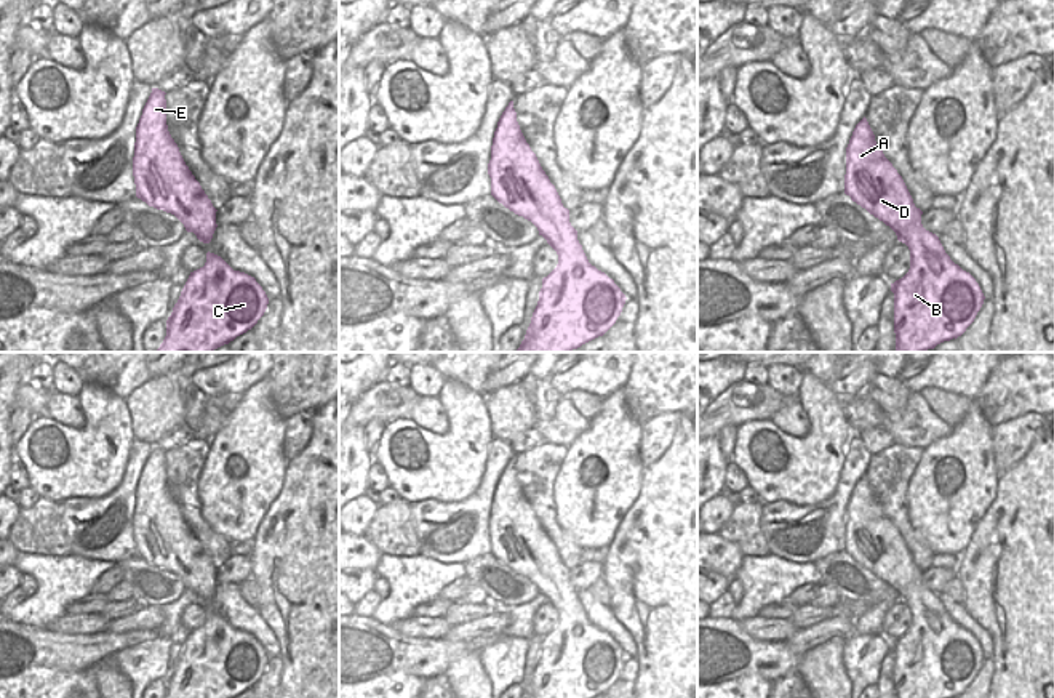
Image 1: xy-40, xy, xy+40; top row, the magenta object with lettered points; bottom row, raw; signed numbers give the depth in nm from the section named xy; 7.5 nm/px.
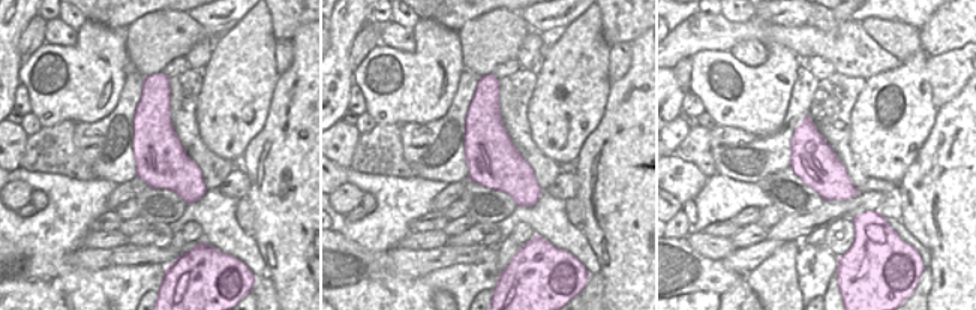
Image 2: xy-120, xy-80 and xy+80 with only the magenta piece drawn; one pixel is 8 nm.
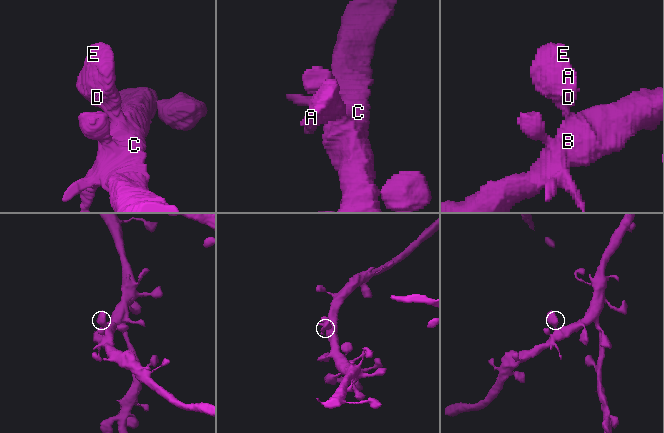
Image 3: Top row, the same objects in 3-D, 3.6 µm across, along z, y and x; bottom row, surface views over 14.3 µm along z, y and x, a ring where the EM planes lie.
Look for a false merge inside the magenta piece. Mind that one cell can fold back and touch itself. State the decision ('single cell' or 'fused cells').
single cell

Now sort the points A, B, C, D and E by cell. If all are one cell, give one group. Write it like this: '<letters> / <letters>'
A B C D E

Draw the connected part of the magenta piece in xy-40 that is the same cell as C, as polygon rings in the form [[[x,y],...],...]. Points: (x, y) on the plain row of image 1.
[[[206,612],[203,626],[190,631],[171,674],[165,698],[235,698],[264,674],[269,656],[254,636],[234,629],[221,615]]]

